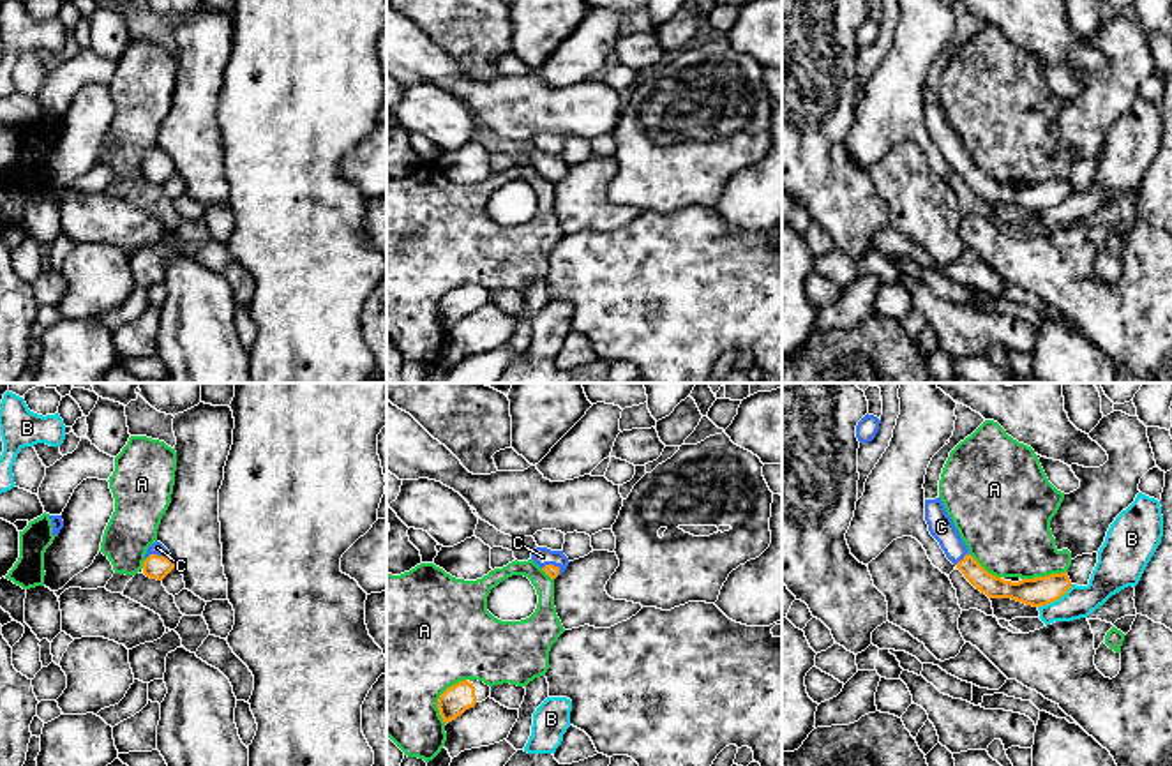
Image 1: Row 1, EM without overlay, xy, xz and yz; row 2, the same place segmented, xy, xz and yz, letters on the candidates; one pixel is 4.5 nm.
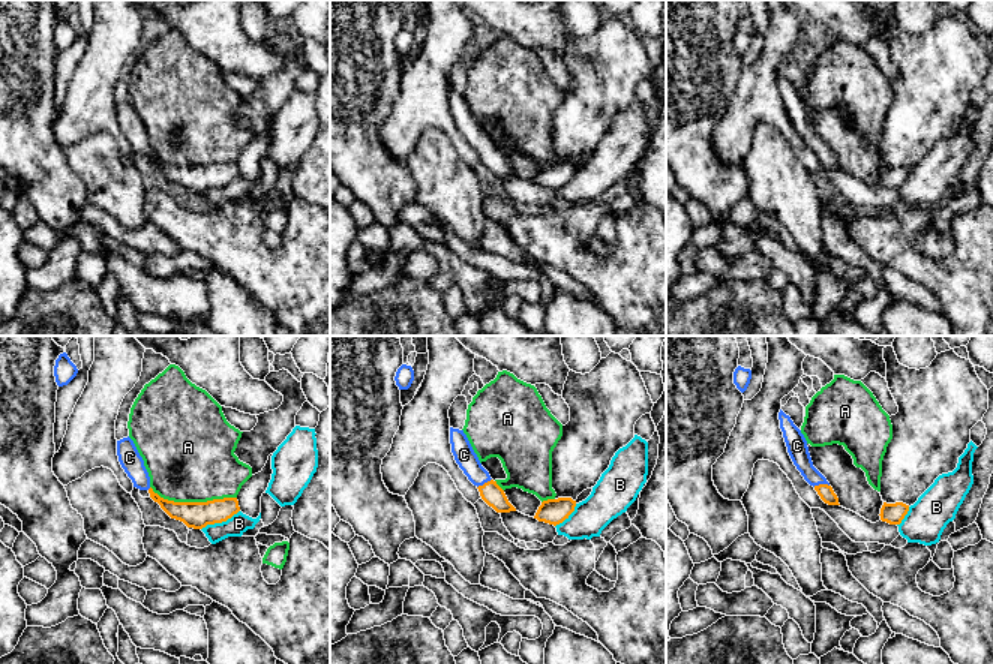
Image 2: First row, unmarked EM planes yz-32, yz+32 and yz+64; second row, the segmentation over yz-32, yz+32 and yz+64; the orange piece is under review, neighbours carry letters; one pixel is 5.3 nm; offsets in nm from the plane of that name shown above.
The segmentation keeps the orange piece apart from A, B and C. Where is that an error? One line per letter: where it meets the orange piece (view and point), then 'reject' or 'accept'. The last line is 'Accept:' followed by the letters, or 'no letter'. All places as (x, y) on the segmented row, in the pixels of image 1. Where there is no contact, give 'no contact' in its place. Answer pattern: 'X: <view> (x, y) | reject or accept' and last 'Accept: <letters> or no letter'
A: xz (440, 698) | reject
B: yz (1054, 600) | reject
C: xy (156, 555) | accept
Accept: C

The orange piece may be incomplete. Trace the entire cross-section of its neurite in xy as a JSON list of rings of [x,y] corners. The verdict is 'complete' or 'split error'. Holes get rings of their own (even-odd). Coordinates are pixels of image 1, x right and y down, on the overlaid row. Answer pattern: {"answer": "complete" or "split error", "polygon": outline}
{"answer": "split error", "polygon": [[[154,542],[145,554],[143,574],[150,579],[162,581],[175,568],[169,551],[161,544]]]}

